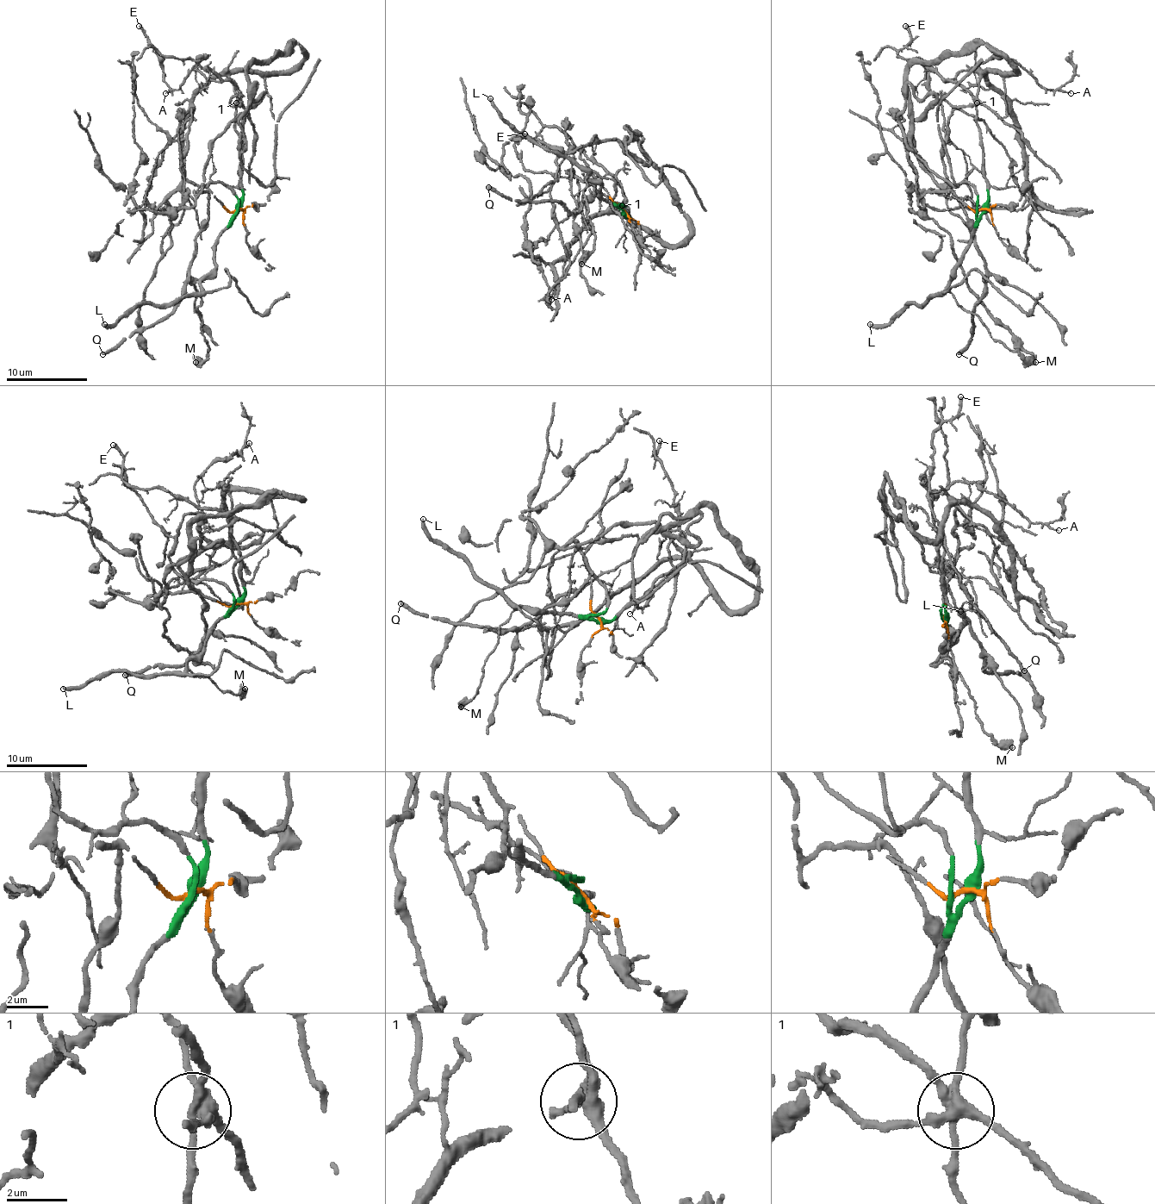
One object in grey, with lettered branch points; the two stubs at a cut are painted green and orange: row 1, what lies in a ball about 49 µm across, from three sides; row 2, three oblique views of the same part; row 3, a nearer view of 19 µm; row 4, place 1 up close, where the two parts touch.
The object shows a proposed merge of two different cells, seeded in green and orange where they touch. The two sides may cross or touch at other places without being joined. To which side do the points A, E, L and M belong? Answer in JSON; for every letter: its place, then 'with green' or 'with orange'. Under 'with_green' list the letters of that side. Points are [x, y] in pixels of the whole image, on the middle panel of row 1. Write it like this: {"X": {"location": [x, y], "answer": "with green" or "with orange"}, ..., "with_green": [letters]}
{"A": {"location": [551, 299], "answer": "with green"}, "E": {"location": [524, 134], "answer": "with green"}, "L": {"location": [490, 98], "answer": "with green"}, "M": {"location": [581, 264], "answer": "with green"}, "with_green": ["A", "E", "L", "M"]}

